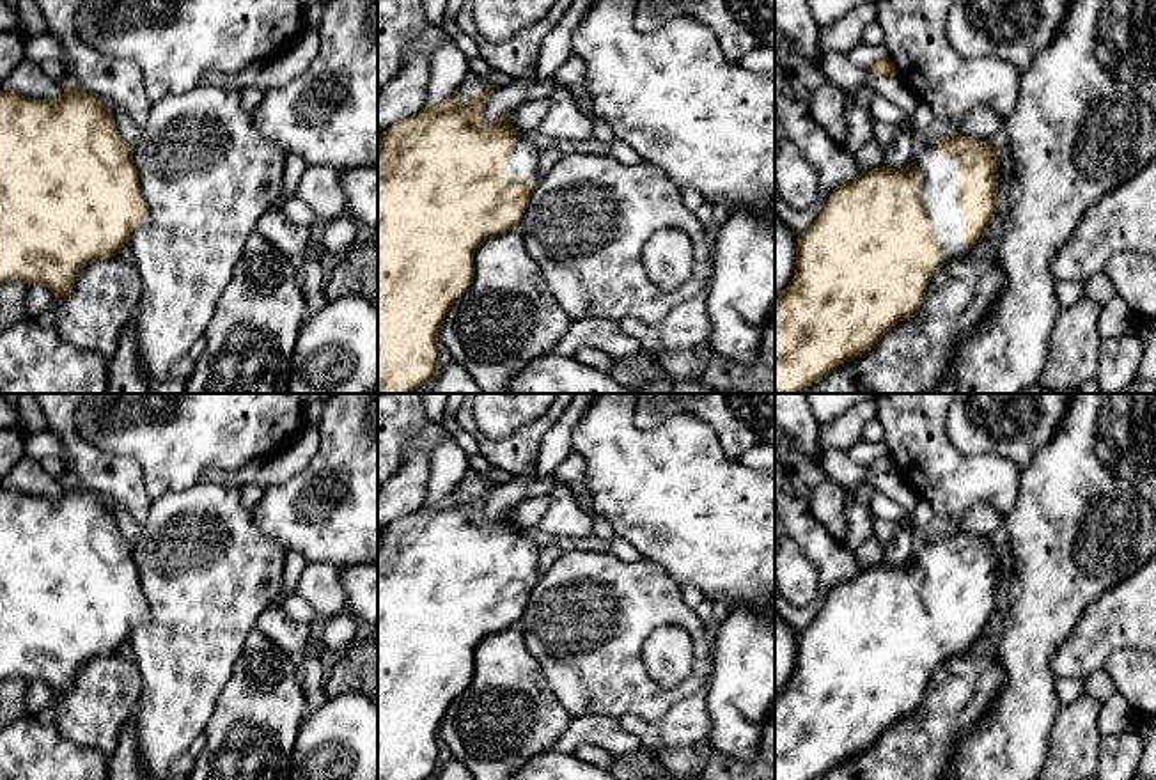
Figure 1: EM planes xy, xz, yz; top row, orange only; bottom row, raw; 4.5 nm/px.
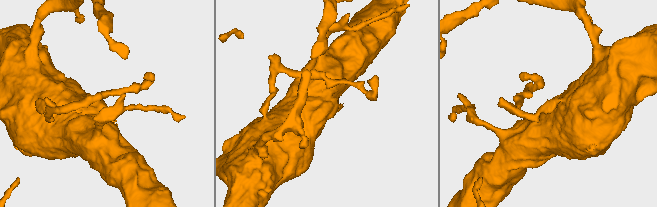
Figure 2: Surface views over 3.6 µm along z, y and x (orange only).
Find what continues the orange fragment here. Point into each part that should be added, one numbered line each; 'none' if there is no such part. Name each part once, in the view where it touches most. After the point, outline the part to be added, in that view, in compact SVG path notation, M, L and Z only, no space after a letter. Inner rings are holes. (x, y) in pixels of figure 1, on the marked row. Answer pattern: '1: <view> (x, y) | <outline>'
1: yz (940, 176) | M934 142L918 158L922 174L922 204L940 238L945 255L952 261L968 252L965 239L966 216L959 209L959 161L938 154Z

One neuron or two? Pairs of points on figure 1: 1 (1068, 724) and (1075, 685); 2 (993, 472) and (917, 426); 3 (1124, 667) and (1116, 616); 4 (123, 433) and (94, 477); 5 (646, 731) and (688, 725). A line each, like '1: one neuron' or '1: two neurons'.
1: two neurons
2: one neuron
3: two neurons
4: two neurons
5: one neuron

